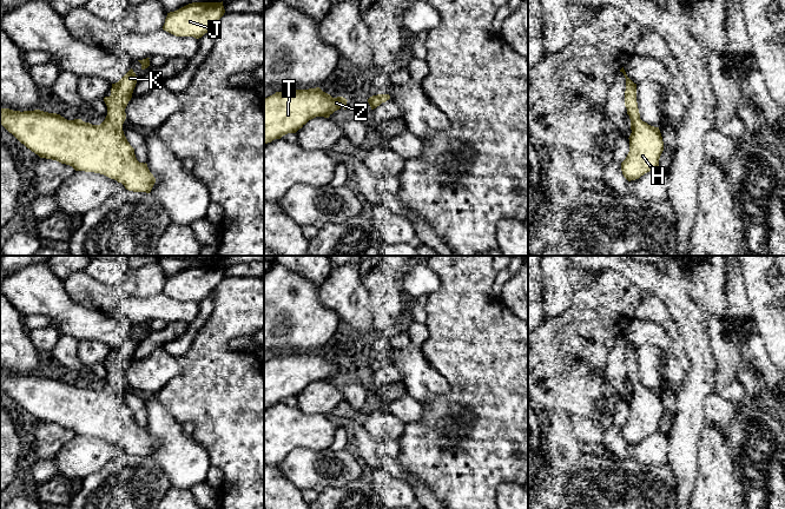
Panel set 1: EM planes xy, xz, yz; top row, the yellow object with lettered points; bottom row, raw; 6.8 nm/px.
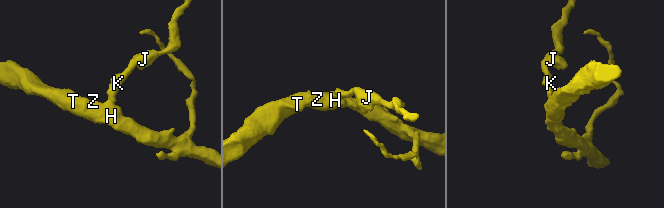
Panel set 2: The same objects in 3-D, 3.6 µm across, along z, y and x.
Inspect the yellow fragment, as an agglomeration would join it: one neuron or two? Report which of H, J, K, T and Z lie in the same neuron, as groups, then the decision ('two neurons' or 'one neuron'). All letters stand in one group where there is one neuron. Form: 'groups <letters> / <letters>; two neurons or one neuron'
groups H J K T Z; one neuron

